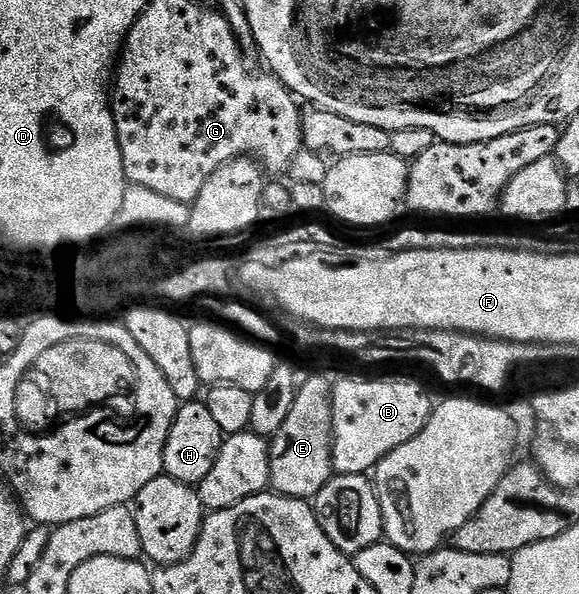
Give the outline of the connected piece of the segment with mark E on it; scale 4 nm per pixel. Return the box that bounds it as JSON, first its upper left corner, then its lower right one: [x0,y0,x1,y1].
[268,376,333,501]

